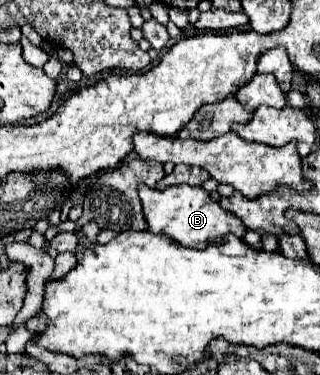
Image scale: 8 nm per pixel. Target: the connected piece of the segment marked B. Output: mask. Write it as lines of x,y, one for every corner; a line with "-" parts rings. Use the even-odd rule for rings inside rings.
140,184
138,196
142,200
142,212
144,212
144,220
148,224
148,232
166,234
182,246
204,248
208,242
222,240
228,232
236,234
238,238
244,236
246,228
244,228
242,220
238,220
238,216
234,216
232,212
220,208
220,204
216,200
212,200
208,196
208,192
202,190
200,186
178,184
178,186
170,186
160,192
156,188
148,188
146,184

